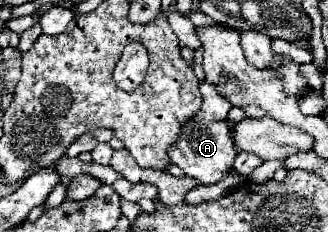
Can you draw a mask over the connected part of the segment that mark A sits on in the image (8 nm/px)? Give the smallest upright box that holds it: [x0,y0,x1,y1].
[169,118,237,186]

